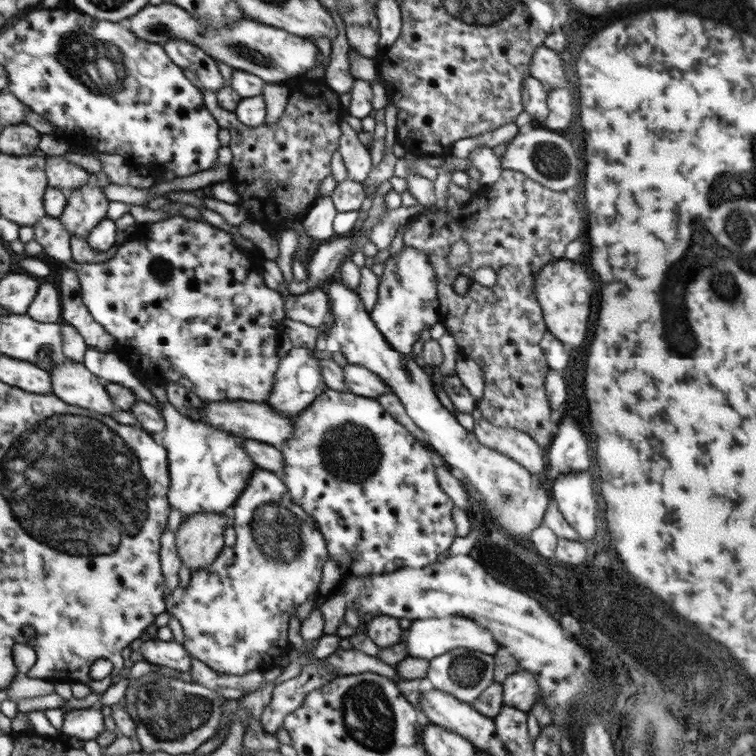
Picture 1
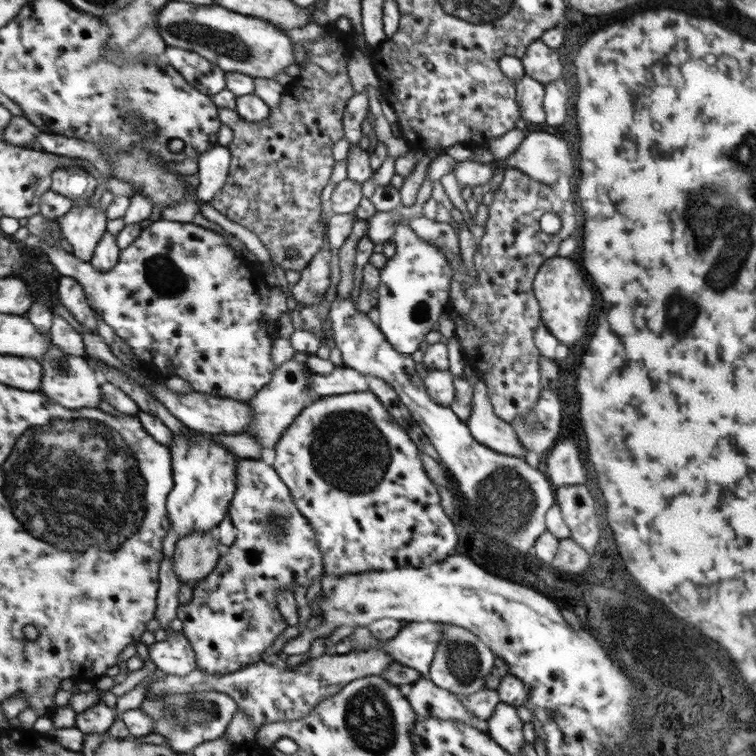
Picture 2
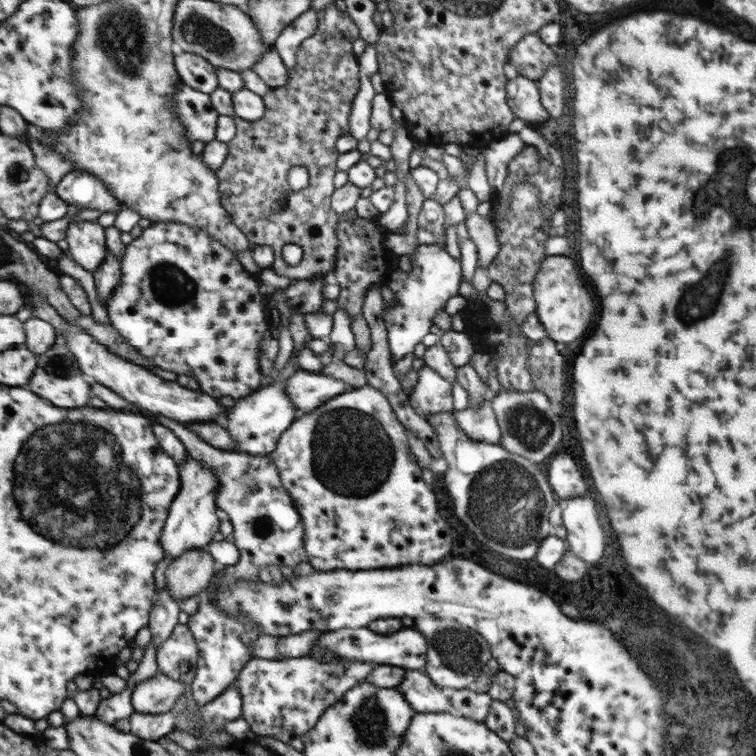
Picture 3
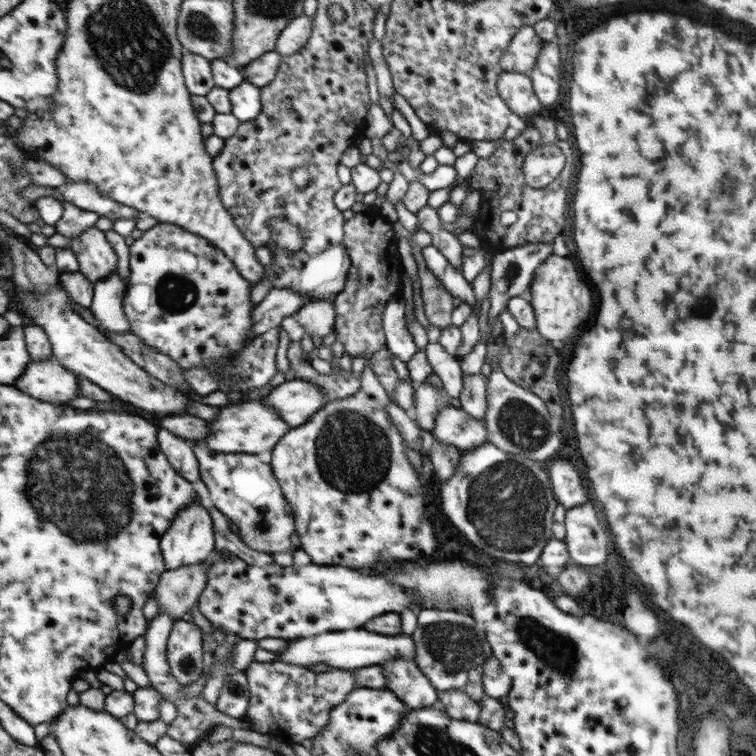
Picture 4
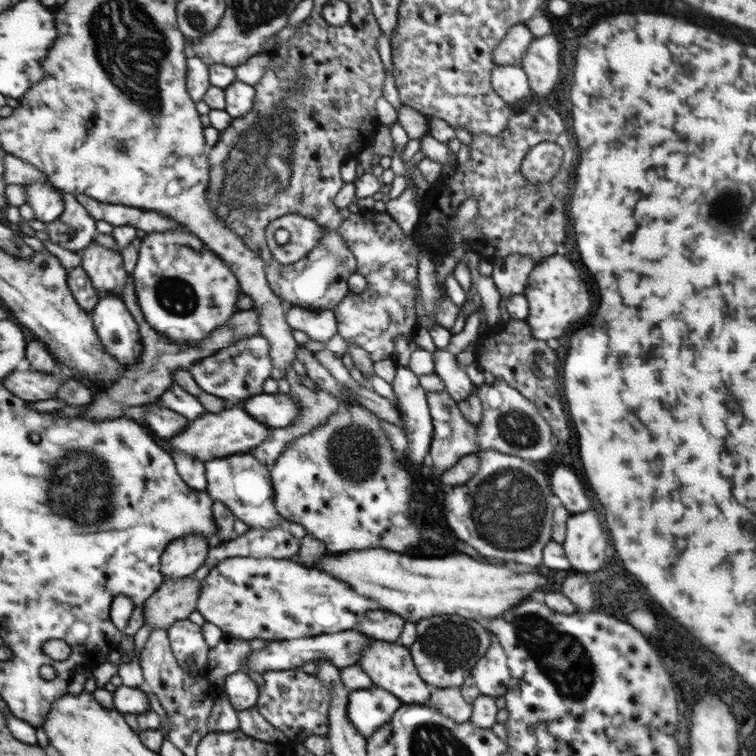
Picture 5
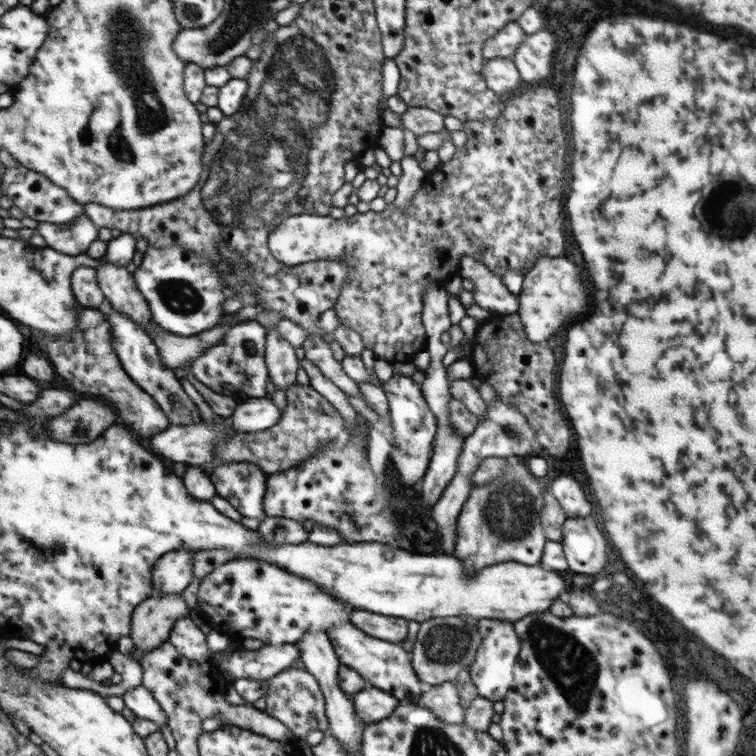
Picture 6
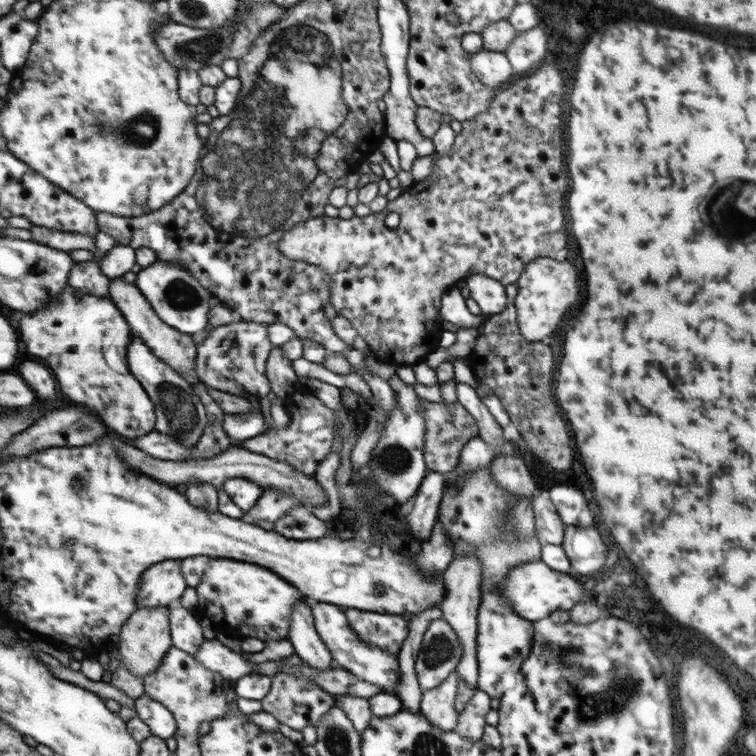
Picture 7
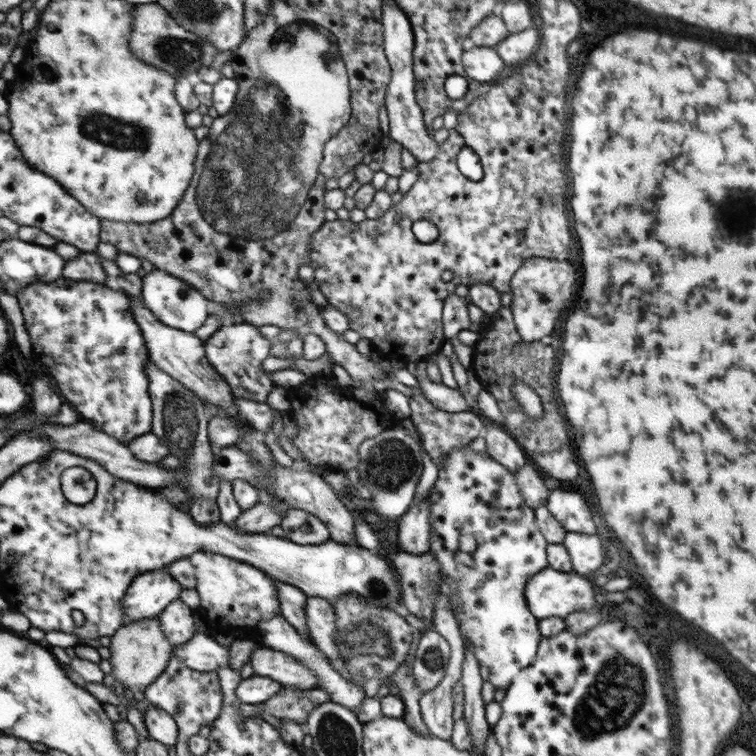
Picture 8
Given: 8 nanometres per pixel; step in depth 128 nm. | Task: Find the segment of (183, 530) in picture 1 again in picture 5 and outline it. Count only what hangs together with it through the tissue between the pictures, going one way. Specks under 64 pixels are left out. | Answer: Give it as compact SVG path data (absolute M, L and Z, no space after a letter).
M193 576L186 579L167 578L152 598L147 602L146 623L152 630L166 629L179 620L188 619L197 610L202 585Z

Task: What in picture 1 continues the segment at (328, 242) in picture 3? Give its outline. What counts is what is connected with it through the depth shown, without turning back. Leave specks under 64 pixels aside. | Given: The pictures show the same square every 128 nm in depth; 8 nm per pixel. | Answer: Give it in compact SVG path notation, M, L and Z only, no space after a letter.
M190 69L184 72L203 94L207 108L221 128L230 132L234 175L229 185L234 186L236 191L236 206L245 212L246 218L260 223L265 230L295 230L300 235L300 242L292 260L298 259L304 263L314 238L304 230L302 219L317 198L320 183L331 174L332 154L338 151L340 104L336 92L330 88L312 90L310 87L304 87L298 95L290 91L288 105L276 124L264 123L252 128L240 121L237 113L218 105L217 94L206 89L194 72Z

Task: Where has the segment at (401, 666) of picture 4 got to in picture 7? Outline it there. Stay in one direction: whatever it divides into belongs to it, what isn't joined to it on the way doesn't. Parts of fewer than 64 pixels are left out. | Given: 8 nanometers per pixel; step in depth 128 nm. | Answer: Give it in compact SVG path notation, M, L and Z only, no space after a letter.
M316 603L311 608L314 627L318 635L335 660L337 667L351 672L357 680L365 680L374 686L380 686L385 692L398 695L400 680L402 679L402 669L399 665L399 656L389 653L386 649L381 649L377 645L364 642L351 627L350 619L346 615L345 609L328 603Z

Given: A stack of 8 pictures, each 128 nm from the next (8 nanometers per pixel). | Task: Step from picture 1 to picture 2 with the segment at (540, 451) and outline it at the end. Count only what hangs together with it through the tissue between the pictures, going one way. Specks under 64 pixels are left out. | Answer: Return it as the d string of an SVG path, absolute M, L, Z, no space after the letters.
M479 374L478 382L474 384L471 412L466 425L478 443L487 445L496 452L507 453L508 456L529 458L524 455L524 447L514 427L494 414L488 398L488 388Z

